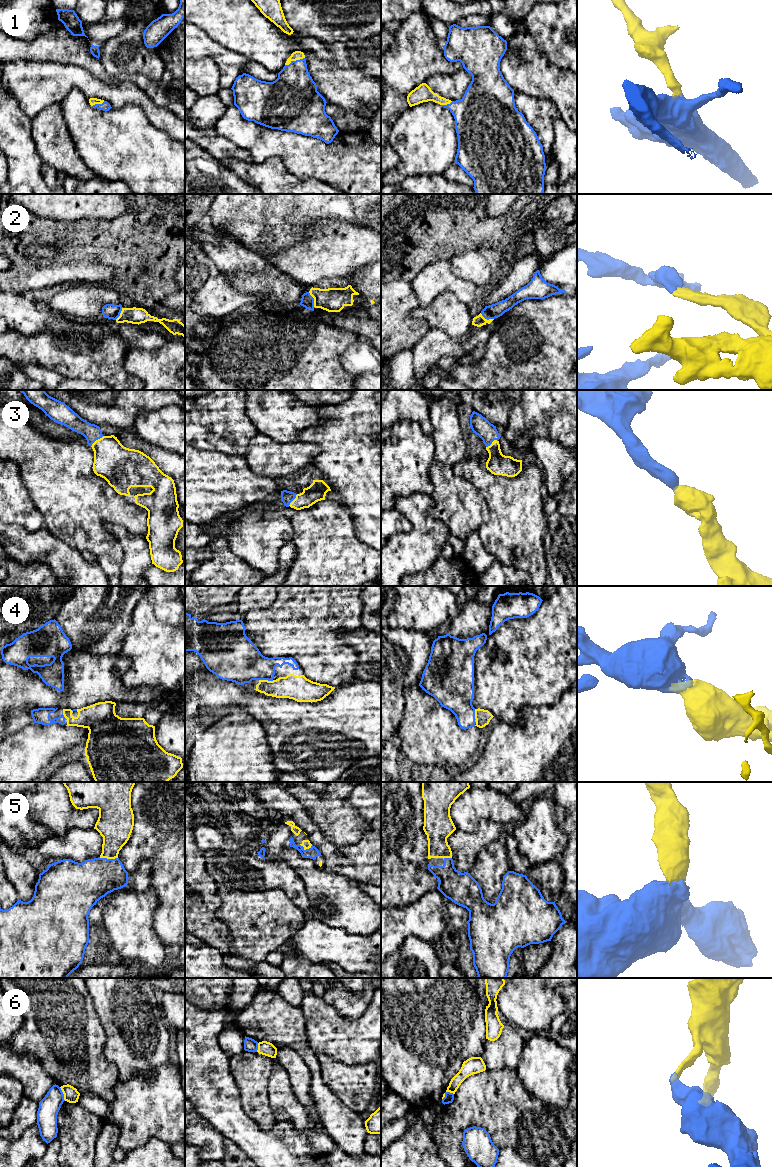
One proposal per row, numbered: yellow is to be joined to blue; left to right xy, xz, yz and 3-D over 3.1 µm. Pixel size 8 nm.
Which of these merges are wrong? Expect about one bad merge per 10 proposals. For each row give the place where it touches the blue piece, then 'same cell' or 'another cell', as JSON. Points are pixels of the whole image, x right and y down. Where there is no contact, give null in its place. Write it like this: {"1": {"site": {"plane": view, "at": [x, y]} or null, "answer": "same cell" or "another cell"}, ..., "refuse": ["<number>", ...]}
{"1": {"site": {"plane": "xz", "at": [294, 61]}, "answer": "same cell"}, "2": {"site": {"plane": "xz", "at": [313, 300]}, "answer": "same cell"}, "3": {"site": {"plane": "xy", "at": [96, 439]}, "answer": "same cell"}, "4": {"site": {"plane": "xz", "at": [266, 679]}, "answer": "same cell"}, "5": {"site": {"plane": "xy", "at": [108, 859]}, "answer": "same cell"}, "6": {"site": {"plane": "yz", "at": [446, 1092]}, "answer": "another cell"}, "refuse": ["6"]}

